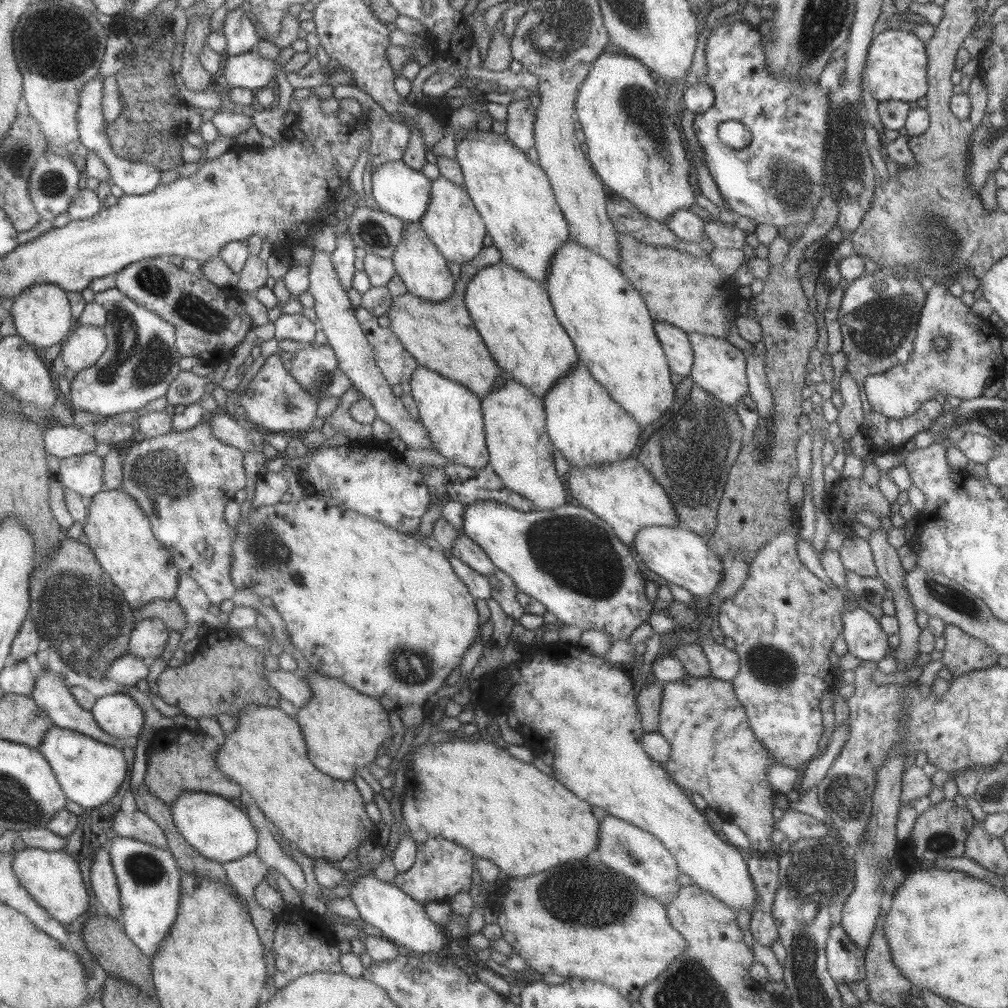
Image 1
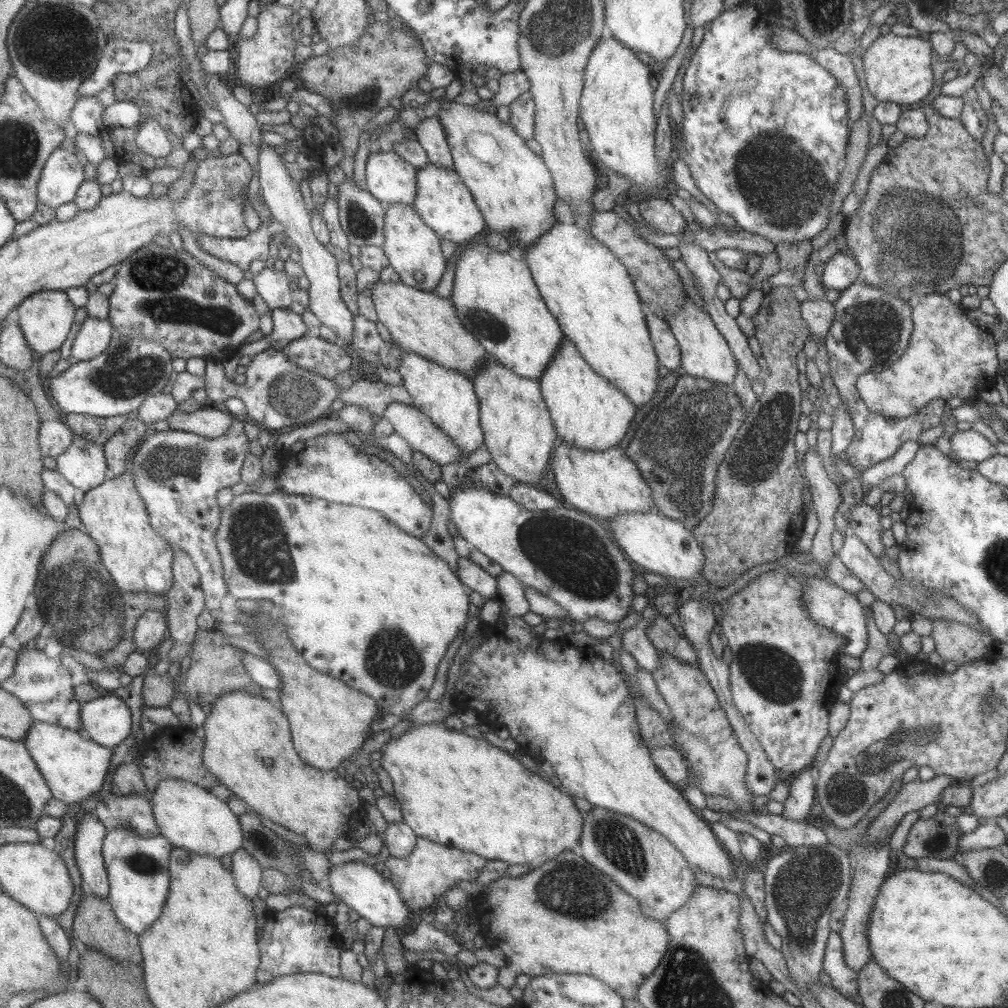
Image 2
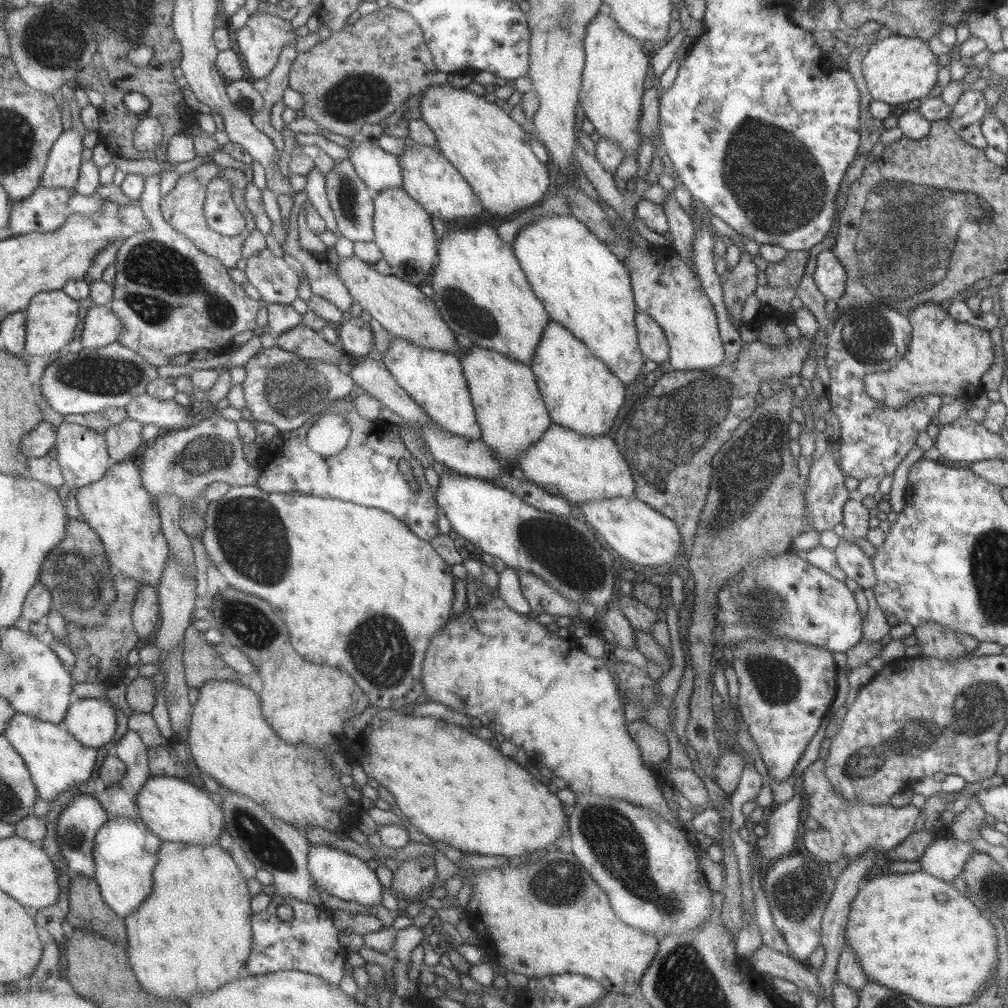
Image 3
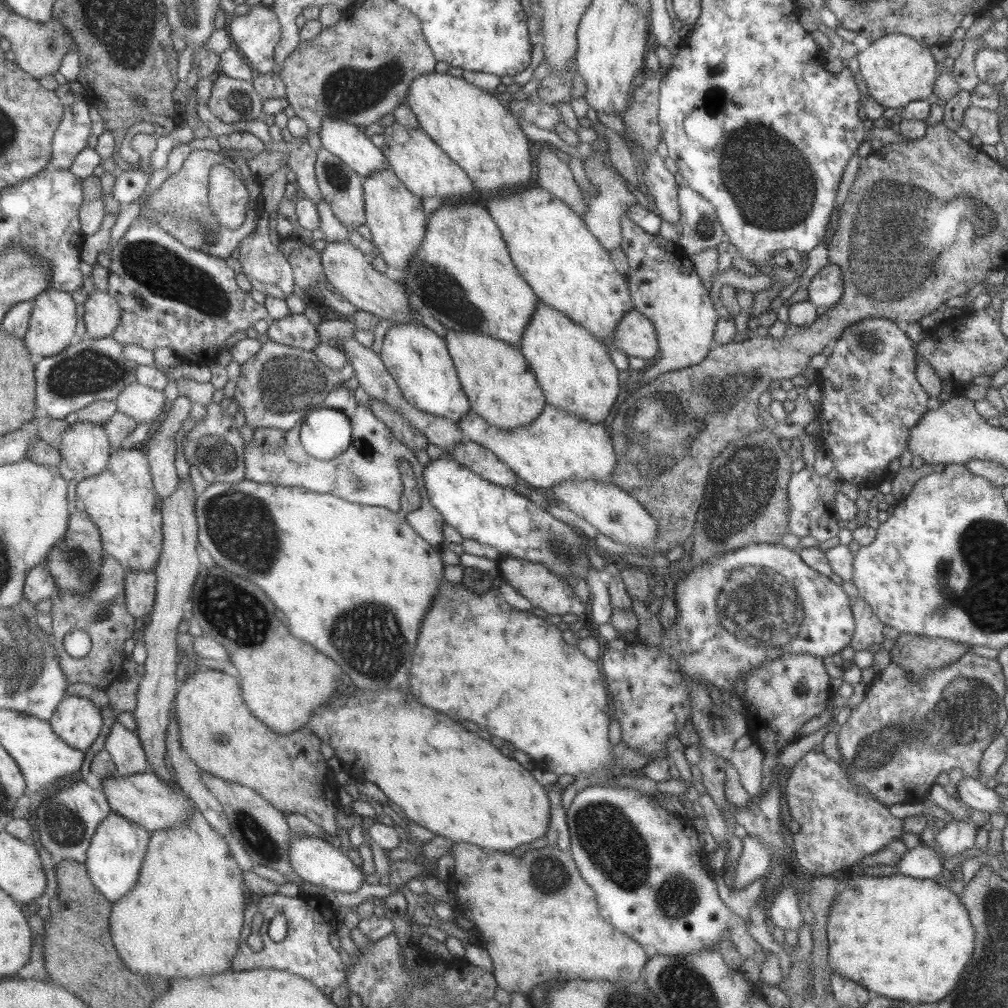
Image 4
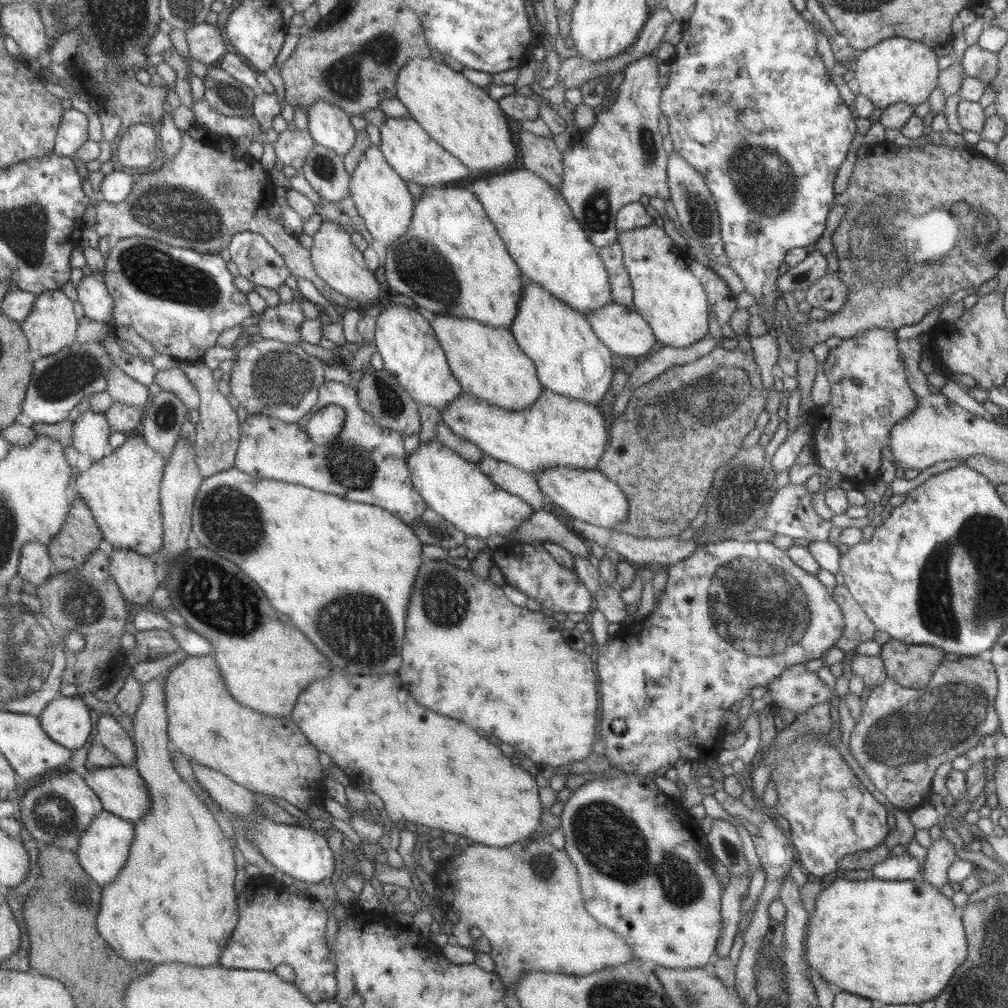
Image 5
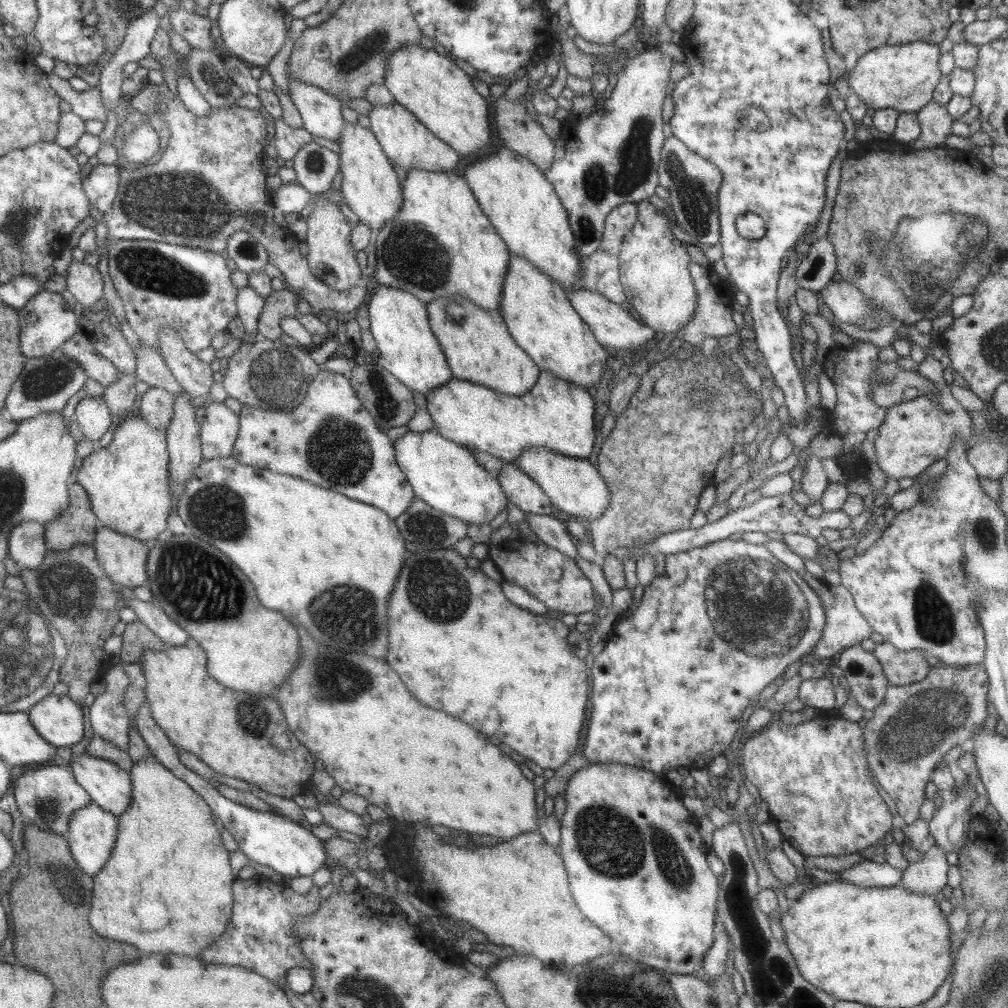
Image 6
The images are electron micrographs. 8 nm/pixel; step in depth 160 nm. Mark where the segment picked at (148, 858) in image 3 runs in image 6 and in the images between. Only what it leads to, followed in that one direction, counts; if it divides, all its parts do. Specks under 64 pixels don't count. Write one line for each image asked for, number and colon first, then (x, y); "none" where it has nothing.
4: (115, 858)
5: (104, 848)
6: (93, 831)

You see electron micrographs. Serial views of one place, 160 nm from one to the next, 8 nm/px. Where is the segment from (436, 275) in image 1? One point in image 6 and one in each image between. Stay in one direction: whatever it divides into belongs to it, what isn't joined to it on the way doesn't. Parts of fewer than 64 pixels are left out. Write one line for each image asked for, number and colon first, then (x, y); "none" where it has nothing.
2: (412, 249)
3: (402, 231)
4: (394, 216)
5: (379, 194)
6: (370, 188)

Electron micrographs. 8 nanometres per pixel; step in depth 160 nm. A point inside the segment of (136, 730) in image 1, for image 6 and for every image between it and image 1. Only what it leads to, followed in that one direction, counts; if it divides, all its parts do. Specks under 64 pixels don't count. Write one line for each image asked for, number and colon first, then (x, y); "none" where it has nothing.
2: (107, 720)
3: (93, 722)
4: (78, 720)
5: (67, 720)
6: (60, 720)

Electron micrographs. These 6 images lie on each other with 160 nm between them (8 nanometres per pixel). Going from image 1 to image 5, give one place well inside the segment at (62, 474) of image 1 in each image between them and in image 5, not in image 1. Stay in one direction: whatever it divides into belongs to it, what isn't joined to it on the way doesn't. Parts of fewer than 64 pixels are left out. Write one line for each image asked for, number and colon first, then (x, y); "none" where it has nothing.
2: (85, 465)
3: (82, 453)
4: (86, 449)
5: (92, 431)

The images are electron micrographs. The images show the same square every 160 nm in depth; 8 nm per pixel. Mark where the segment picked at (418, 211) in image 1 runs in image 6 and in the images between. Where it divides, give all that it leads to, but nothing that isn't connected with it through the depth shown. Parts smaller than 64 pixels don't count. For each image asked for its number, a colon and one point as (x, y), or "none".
2: (389, 178)
3: (378, 169)
4: (340, 137)
5: (328, 124)
6: (319, 111)

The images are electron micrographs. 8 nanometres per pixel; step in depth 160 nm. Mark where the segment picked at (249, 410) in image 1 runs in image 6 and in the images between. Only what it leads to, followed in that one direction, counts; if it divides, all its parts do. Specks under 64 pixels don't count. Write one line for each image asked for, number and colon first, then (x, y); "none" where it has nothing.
2: (277, 392)
3: (283, 389)
4: (280, 385)
5: (268, 376)
6: (268, 374)

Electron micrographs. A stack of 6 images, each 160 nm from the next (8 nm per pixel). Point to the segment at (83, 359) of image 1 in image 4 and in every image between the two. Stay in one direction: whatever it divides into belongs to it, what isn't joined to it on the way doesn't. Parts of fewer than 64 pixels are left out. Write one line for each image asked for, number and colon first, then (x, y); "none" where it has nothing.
2: (95, 336)
3: (102, 326)
4: (103, 314)

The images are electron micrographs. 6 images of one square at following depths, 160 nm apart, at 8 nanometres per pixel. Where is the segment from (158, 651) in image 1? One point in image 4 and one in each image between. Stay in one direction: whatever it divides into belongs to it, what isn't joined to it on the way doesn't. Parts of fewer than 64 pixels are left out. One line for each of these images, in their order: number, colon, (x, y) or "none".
2: (153, 627)
3: (126, 516)
4: (122, 500)

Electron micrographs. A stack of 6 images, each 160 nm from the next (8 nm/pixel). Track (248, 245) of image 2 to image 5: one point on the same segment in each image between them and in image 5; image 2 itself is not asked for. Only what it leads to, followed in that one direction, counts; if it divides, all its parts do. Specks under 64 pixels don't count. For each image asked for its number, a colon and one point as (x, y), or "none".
3: (183, 205)
4: (180, 205)
5: (204, 195)

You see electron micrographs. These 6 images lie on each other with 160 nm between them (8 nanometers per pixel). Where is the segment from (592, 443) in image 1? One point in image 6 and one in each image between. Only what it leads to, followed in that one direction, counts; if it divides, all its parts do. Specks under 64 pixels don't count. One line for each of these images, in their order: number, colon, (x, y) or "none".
2: (587, 412)
3: (581, 394)
4: (573, 368)
5: (569, 359)
6: (535, 308)

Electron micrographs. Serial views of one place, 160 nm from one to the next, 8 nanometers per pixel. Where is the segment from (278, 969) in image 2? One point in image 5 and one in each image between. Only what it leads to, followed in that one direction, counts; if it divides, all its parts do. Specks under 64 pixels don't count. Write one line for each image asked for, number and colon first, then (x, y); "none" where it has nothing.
3: (308, 943)
4: (305, 952)
5: (277, 927)

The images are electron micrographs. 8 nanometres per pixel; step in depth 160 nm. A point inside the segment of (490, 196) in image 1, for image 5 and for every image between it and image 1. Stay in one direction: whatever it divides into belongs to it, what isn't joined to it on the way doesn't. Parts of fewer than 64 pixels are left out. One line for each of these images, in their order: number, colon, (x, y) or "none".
2: (511, 186)
3: (492, 153)
4: (469, 125)
5: (468, 124)

